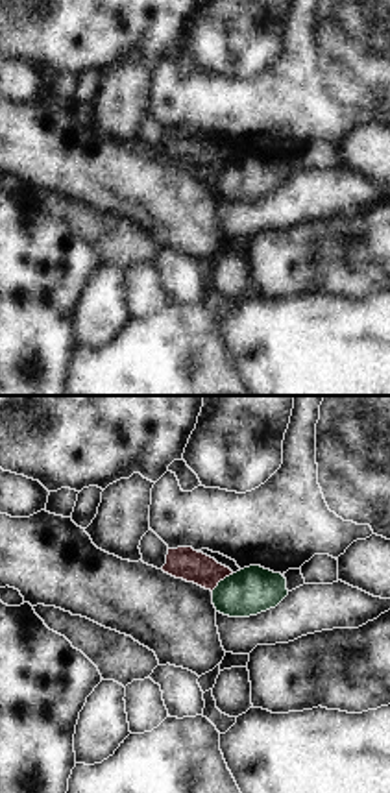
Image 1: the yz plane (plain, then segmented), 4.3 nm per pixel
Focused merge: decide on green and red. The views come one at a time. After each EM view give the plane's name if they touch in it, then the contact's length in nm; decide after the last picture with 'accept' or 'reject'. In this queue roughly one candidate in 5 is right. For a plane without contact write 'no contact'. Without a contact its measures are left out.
yz | 130 nm

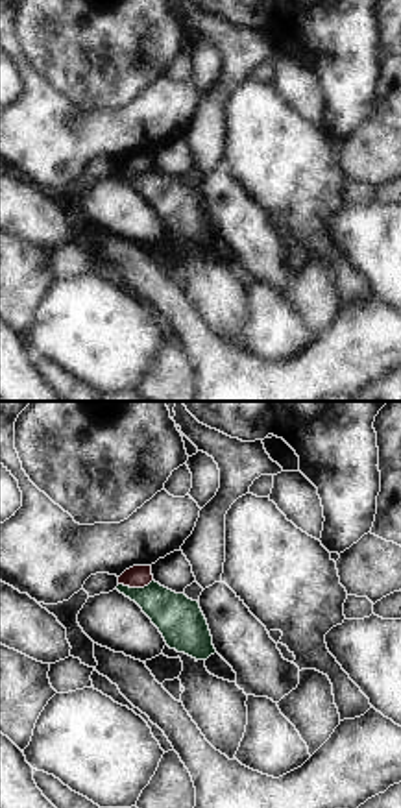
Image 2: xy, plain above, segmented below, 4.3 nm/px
xy | 150 nm

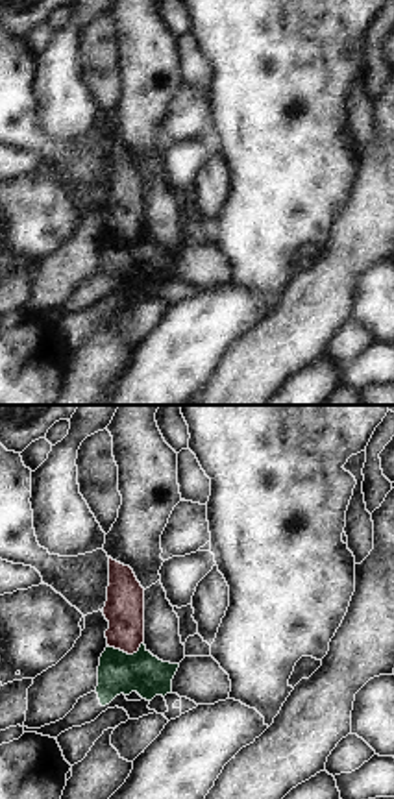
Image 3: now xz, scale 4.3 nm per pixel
xz | 160 nm

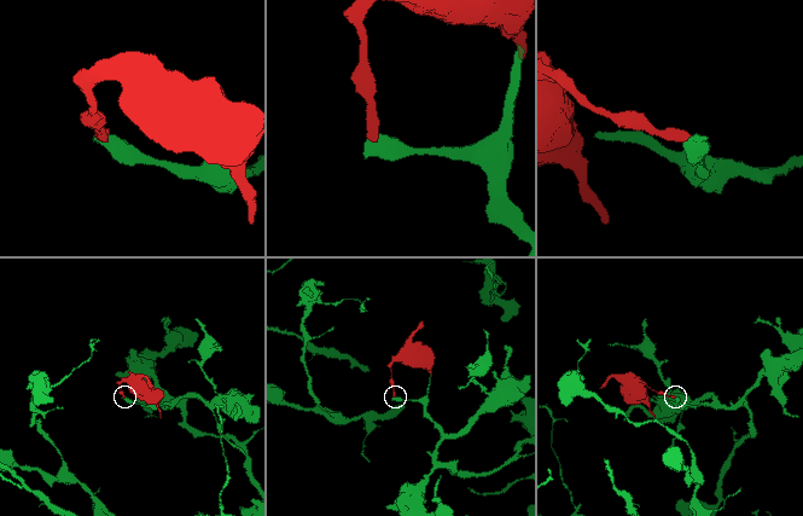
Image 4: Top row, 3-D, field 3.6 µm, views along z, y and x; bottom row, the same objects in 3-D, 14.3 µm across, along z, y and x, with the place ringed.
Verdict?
reject

